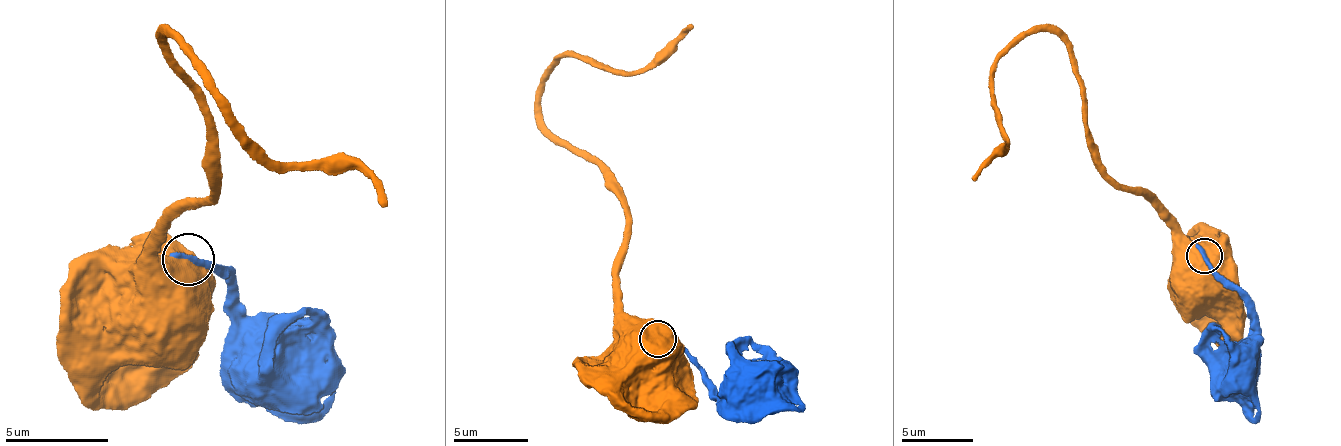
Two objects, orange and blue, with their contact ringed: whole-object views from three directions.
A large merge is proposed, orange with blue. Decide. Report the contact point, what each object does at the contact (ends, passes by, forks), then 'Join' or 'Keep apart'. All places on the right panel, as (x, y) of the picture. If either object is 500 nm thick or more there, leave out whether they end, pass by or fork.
Place: (1204, 255). Keep apart

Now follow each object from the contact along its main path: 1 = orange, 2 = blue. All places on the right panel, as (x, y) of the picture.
1: (1203, 257), (1227, 271), (1219, 280)
2: (1203, 257), (1240, 294), (1251, 320), (1246, 337), (1225, 349), (1218, 364), (1227, 374)

